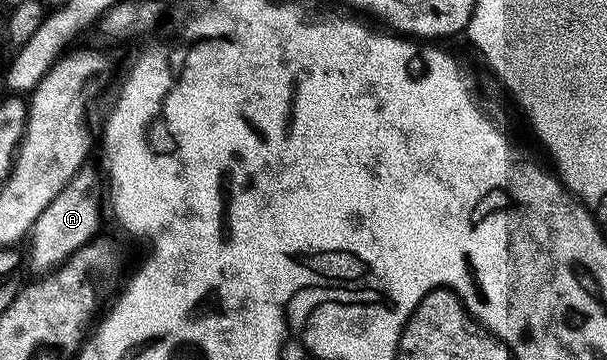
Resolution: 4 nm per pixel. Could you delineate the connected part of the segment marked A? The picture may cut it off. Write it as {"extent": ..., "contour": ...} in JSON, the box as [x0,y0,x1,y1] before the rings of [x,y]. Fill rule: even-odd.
{"extent":[27,167,101,275],"contour":[[[89,167],[80,169],[74,177],[55,195],[55,199],[38,215],[33,224],[33,250],[27,253],[27,265],[34,269],[34,274],[44,275],[57,268],[72,253],[92,242],[98,236],[97,228],[101,225],[101,201],[97,196],[101,189],[97,186],[97,177]]]}

